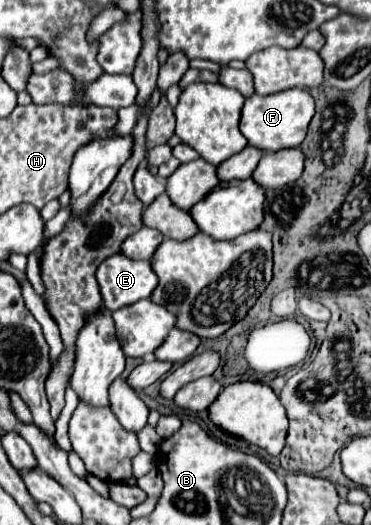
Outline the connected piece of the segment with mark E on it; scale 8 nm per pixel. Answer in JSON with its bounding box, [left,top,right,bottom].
[96,253,158,311]

